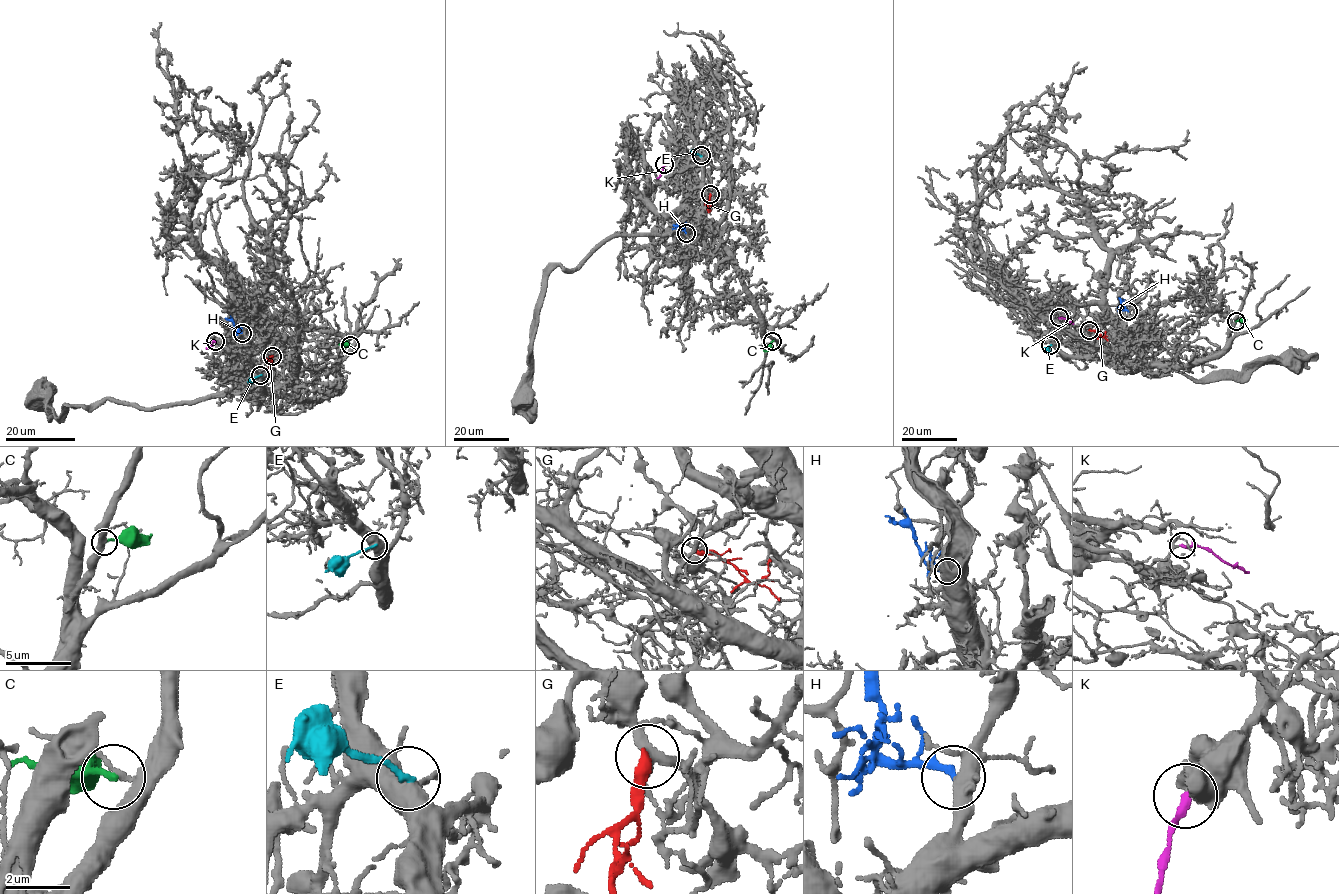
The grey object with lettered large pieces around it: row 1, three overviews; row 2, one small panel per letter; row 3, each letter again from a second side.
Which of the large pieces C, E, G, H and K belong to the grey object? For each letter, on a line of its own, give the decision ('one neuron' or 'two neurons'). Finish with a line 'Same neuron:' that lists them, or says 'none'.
C: two neurons
E: two neurons
G: two neurons
H: one neuron
K: one neuron
Same neuron: H, K

